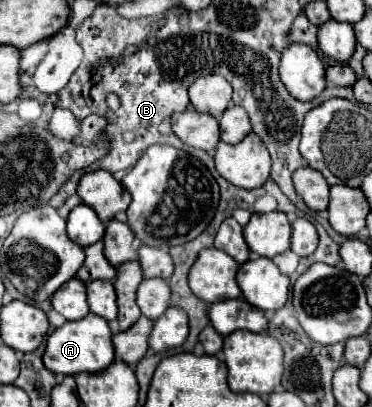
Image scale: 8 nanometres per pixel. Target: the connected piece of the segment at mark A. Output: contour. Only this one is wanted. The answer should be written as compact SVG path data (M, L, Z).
M88 313L84 319L66 321L62 327L52 331L46 341L44 365L56 375L78 375L78 373L98 373L104 371L114 361L114 345L112 345L112 331L108 321Z

